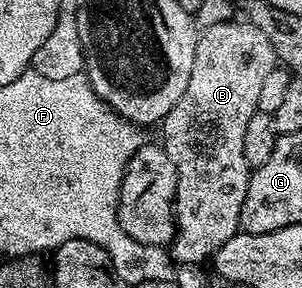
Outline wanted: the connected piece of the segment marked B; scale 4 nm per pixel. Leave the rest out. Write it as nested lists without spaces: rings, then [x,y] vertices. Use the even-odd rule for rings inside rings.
[[[234,18],[221,25],[204,29],[198,35],[195,46],[195,66],[191,66],[191,79],[183,98],[175,102],[173,109],[165,115],[163,147],[171,158],[177,175],[177,201],[173,203],[173,215],[177,232],[173,235],[171,256],[178,265],[201,264],[208,261],[241,227],[243,198],[247,198],[247,186],[251,169],[243,152],[243,136],[247,134],[247,122],[259,111],[261,91],[265,79],[278,63],[271,42],[263,38],[252,24]]]

